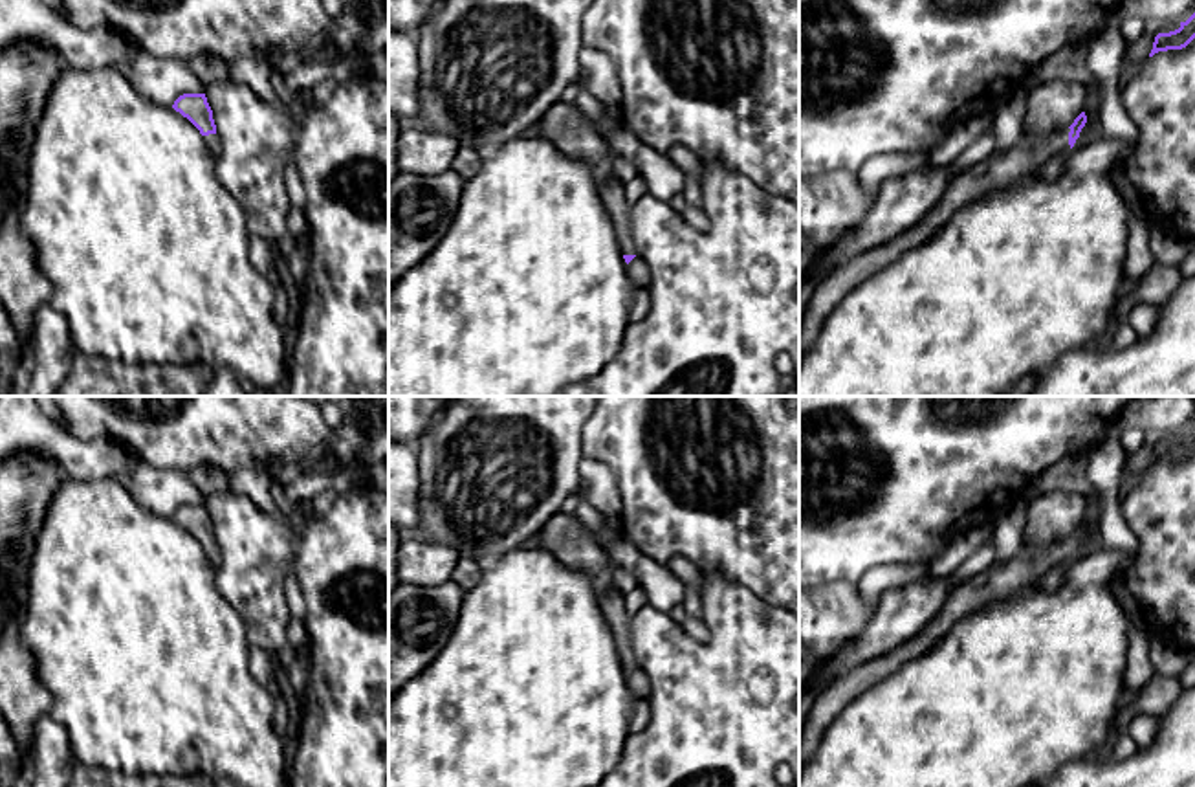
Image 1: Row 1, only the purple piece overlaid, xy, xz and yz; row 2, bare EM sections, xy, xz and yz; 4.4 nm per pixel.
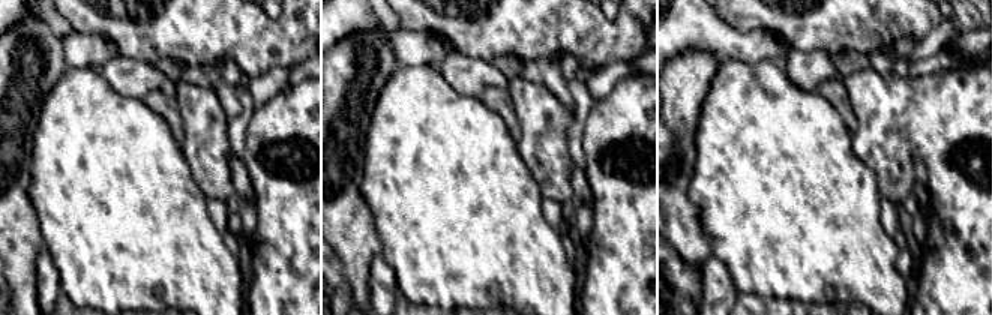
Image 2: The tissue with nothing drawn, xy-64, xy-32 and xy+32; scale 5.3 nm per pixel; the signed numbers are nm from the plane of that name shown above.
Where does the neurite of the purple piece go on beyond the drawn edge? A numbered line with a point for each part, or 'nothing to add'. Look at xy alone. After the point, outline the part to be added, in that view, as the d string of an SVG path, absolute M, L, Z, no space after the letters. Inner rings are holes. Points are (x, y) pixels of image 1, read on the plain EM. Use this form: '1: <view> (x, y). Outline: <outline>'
1: xy (213, 553). Outline: M209 545L209 547L203 547L205 550L205 556L209 560L209 563L218 569L220 563L222 563L222 552L220 552L220 547L218 545Z

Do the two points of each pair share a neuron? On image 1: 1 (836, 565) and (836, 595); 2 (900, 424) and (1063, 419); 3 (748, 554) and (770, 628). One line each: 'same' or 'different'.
1: different
2: same
3: different

